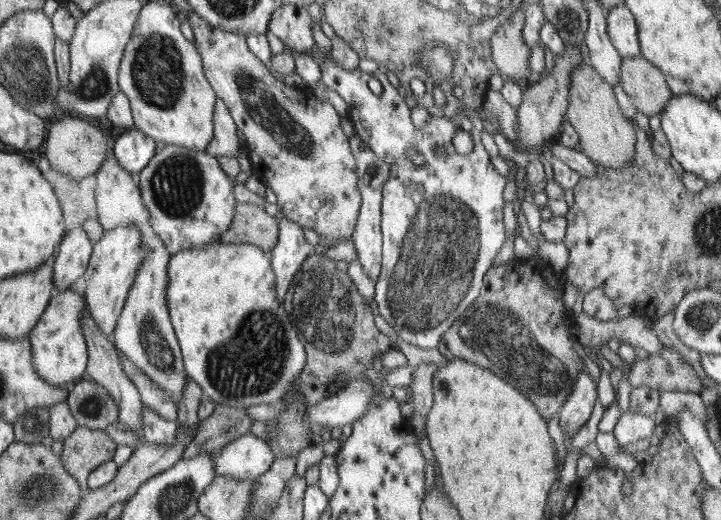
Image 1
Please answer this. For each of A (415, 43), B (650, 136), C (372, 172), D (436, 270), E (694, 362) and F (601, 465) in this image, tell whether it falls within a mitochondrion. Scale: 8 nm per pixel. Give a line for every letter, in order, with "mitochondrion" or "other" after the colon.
A: mitochondrion
B: other
C: other
D: mitochondrion
E: other
F: other

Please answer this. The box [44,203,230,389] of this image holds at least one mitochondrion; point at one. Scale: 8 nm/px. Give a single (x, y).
(151, 337)

